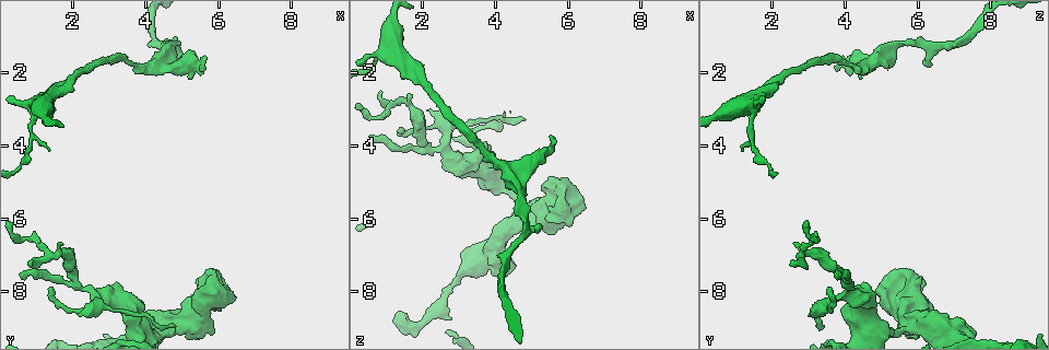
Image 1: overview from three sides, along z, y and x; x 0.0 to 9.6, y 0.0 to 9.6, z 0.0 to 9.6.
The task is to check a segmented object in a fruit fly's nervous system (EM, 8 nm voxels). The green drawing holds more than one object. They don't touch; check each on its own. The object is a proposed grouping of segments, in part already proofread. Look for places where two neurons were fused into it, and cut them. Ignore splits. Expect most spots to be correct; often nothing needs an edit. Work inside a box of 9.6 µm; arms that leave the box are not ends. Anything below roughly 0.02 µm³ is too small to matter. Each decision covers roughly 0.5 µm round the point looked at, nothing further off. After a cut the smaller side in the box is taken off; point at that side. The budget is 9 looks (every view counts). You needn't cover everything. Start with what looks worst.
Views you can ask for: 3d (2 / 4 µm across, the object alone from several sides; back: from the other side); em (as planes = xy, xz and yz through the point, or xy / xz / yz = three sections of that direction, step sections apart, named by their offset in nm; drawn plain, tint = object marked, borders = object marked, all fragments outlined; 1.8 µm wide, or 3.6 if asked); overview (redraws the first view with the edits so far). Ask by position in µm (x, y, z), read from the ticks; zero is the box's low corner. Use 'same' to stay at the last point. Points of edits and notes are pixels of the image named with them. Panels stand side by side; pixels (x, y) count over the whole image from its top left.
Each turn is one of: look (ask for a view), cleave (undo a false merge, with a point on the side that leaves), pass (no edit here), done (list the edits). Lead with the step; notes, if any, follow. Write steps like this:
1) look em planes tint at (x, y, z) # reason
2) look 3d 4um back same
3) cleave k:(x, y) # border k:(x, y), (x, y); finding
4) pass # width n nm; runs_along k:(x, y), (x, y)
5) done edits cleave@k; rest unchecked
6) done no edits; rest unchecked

look em yz step 16 tint at (1.40, 7.05, 2.75)

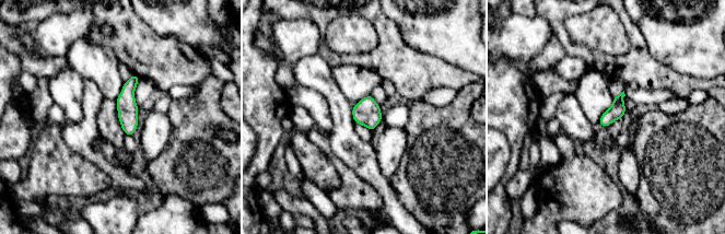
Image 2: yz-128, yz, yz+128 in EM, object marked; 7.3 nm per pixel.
pass # one neuron here

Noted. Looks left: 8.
look em planes plain at (1.25, 2.85, 1.35) # arms part here

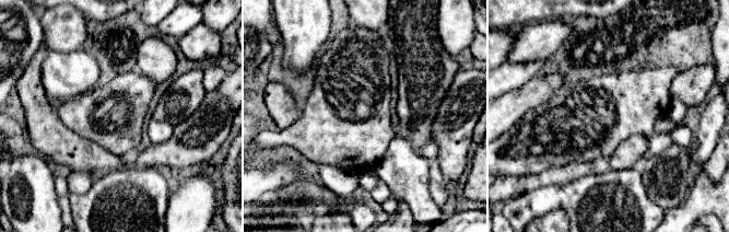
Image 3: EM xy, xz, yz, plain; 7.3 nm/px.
look em planes borders same

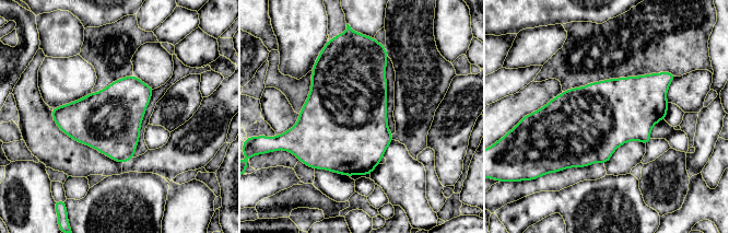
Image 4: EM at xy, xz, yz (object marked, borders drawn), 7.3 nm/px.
pass # one neuron here

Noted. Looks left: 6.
look em xz step 4 tint at (2.70, 8.10, 4.35) # thin neck

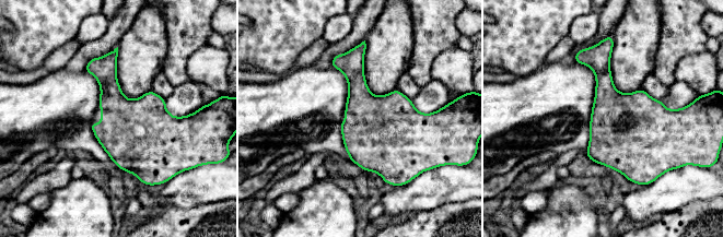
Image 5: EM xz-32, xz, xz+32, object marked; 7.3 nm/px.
look em planes tint same # cut it another way

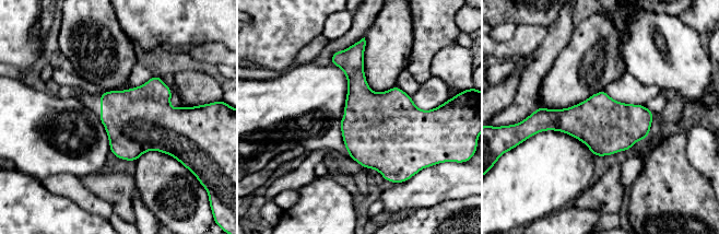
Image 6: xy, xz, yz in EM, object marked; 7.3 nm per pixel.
pass # continuous, no second neuron

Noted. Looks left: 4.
look em planes tint at (5.30, 1.80, 4.25)

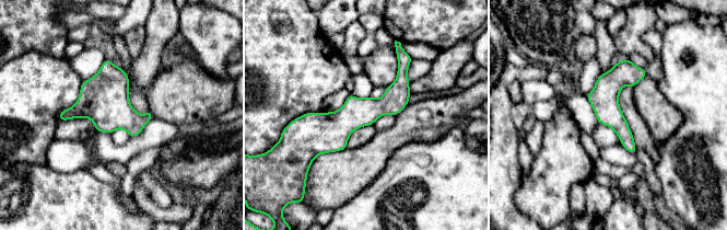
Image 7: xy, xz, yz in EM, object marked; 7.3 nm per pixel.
pass # width 220 nm; runs_along 7:(406, 62), (380, 106), (301, 119); all the same neuron

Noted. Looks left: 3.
done no edits; rest unchecked

